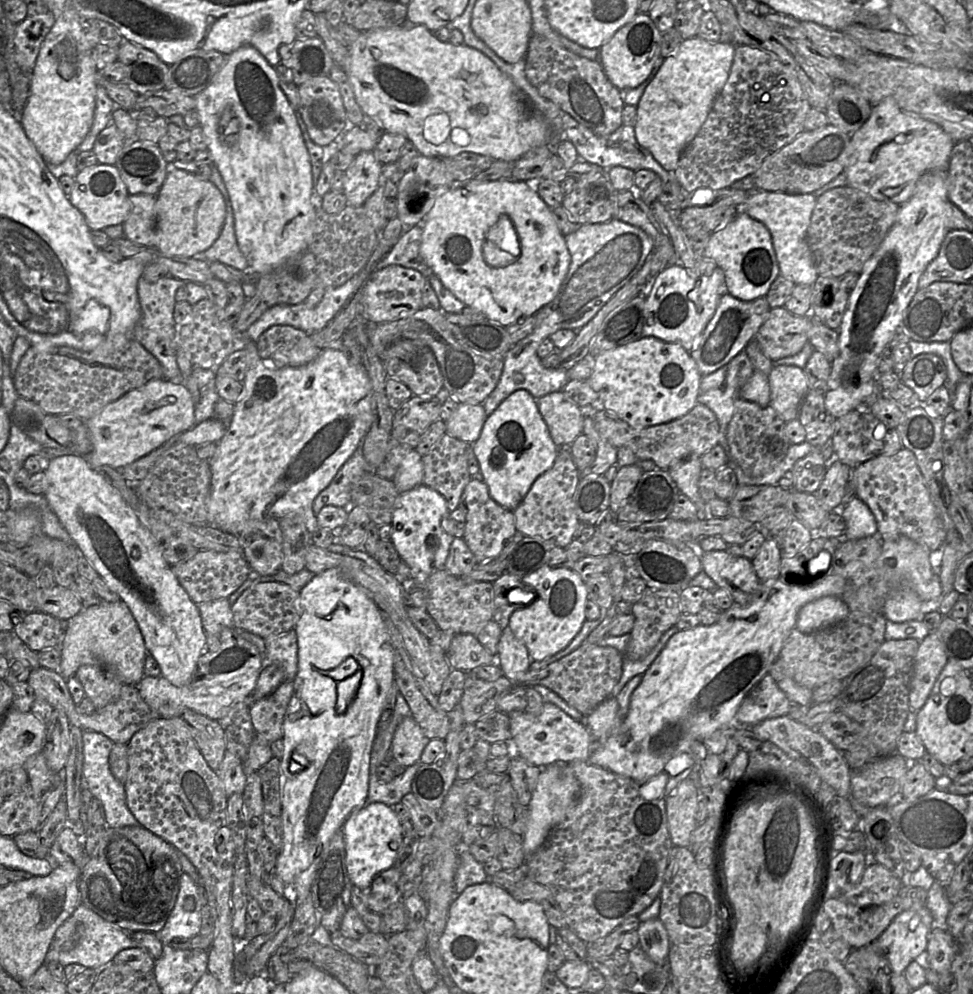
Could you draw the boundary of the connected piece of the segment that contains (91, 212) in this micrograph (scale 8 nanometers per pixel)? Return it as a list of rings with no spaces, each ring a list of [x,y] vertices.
[[[97,163],[79,171],[70,194],[70,203],[84,216],[91,231],[104,230],[109,226],[123,224],[131,210],[127,186],[121,179],[116,165]]]

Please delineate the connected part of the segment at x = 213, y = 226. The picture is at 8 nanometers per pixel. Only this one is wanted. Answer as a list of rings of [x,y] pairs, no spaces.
[[[171,167],[157,194],[155,213],[158,252],[166,257],[193,257],[201,255],[219,238],[226,218],[226,204],[210,180]]]

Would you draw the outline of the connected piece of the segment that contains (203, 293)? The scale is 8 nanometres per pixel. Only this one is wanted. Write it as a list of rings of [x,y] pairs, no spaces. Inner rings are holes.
[[[172,276],[161,278],[151,283],[141,277],[138,281],[137,294],[141,310],[141,318],[131,332],[143,347],[151,353],[161,364],[163,377],[173,383],[184,383],[184,378],[177,363],[173,341],[177,336],[178,326],[174,321],[175,294],[179,287],[185,285],[188,291],[187,302],[194,306],[199,301],[208,298],[207,291],[202,284],[185,282]]]

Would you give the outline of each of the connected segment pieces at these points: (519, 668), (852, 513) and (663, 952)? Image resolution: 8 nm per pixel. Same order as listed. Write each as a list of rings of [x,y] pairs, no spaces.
[[[509,628],[503,629],[498,643],[497,663],[503,675],[514,678],[517,674],[530,669],[533,659],[529,656],[526,646],[519,641]]]
[[[857,496],[842,507],[846,522],[845,540],[858,540],[877,534],[877,523],[869,507]]]
[[[649,919],[639,924],[637,929],[639,946],[643,952],[655,963],[665,965],[671,941],[662,922],[657,919]]]

